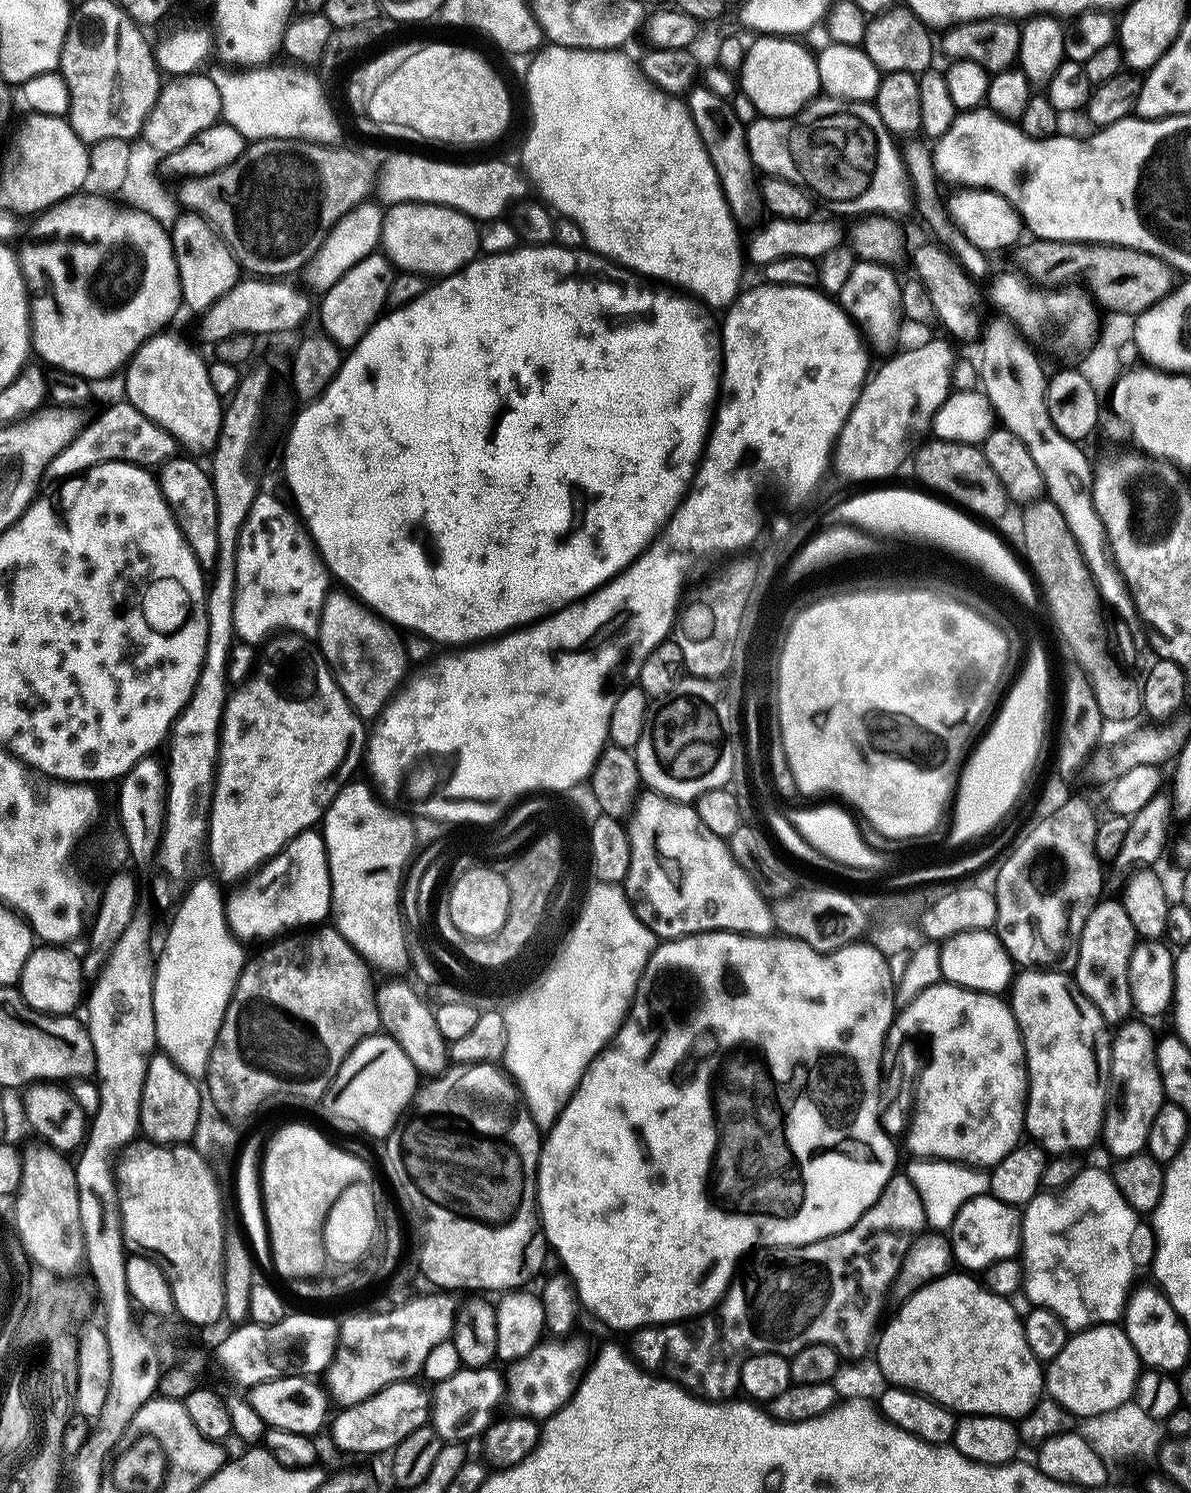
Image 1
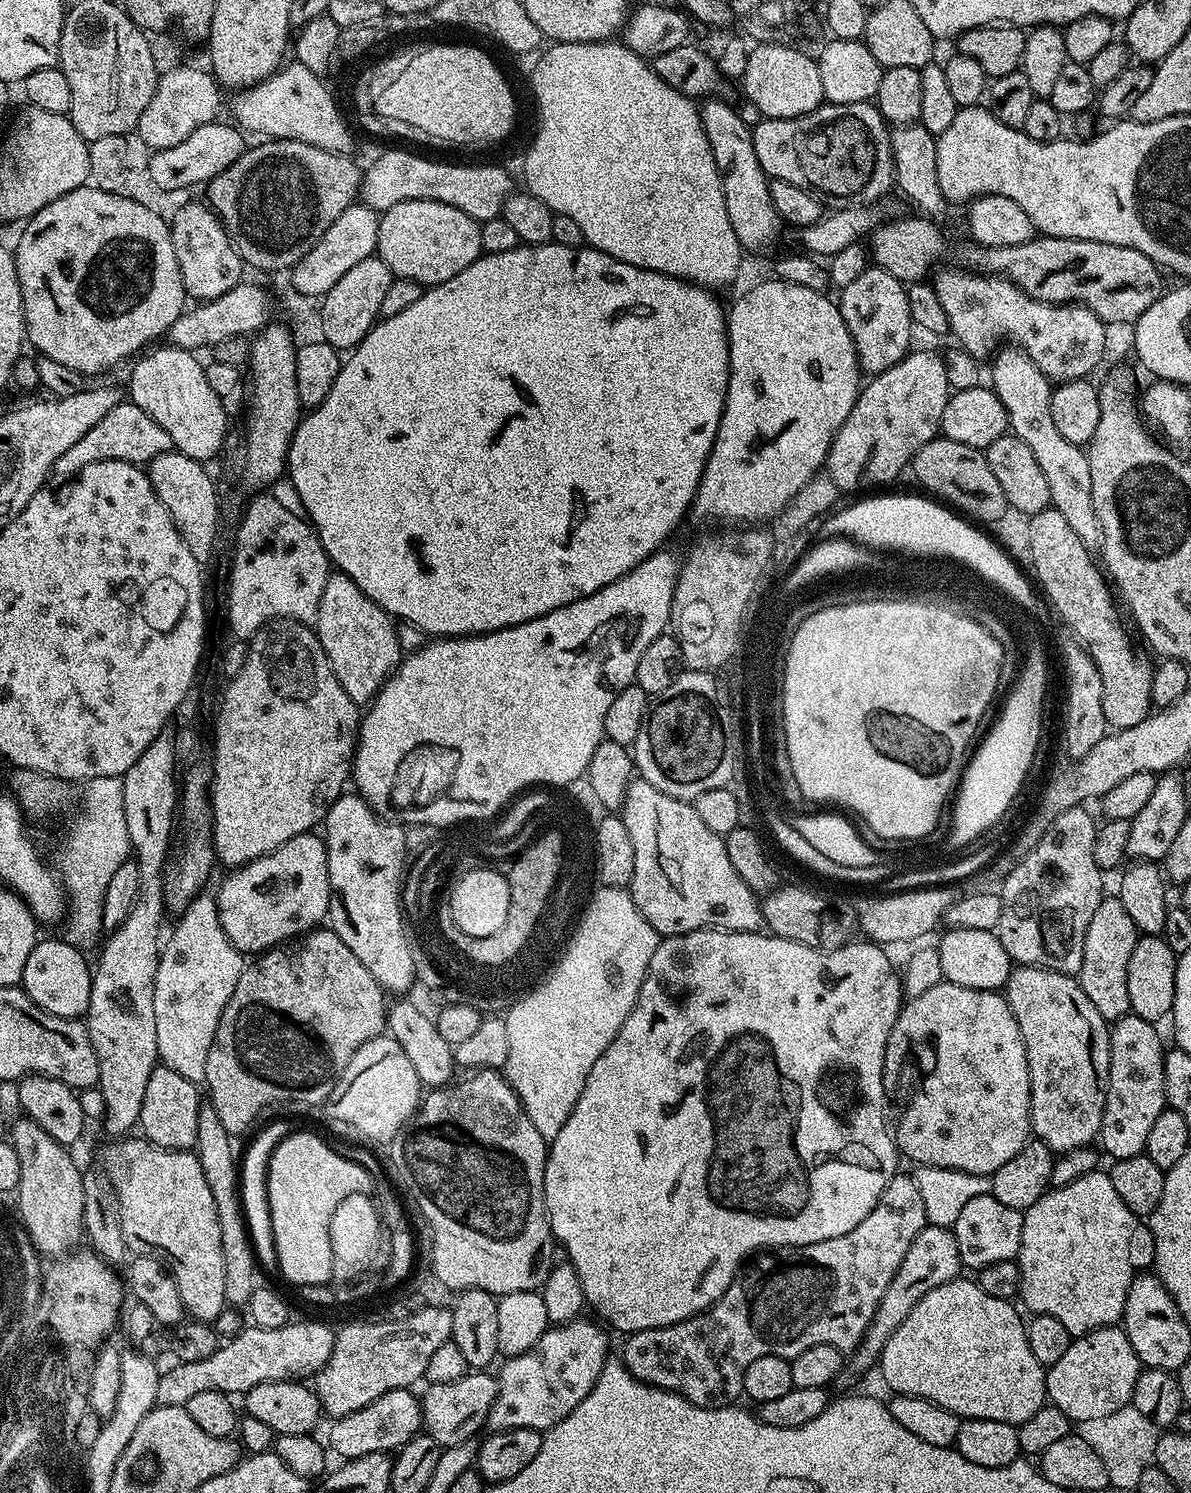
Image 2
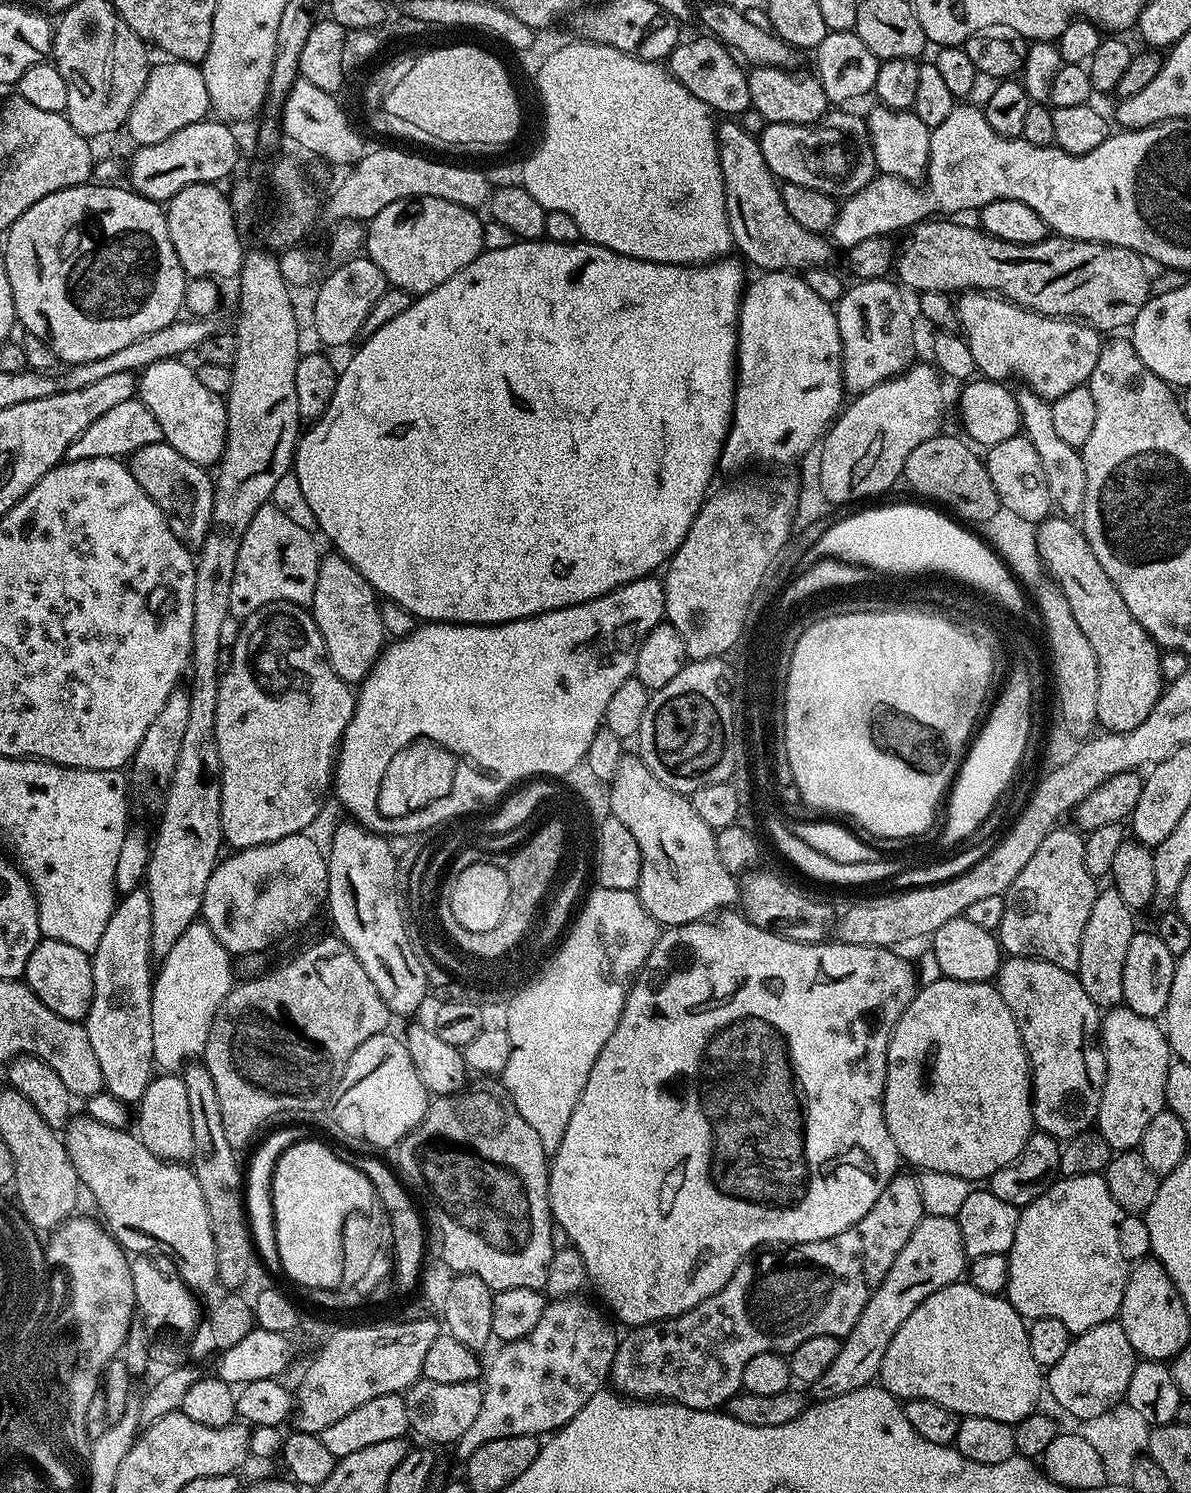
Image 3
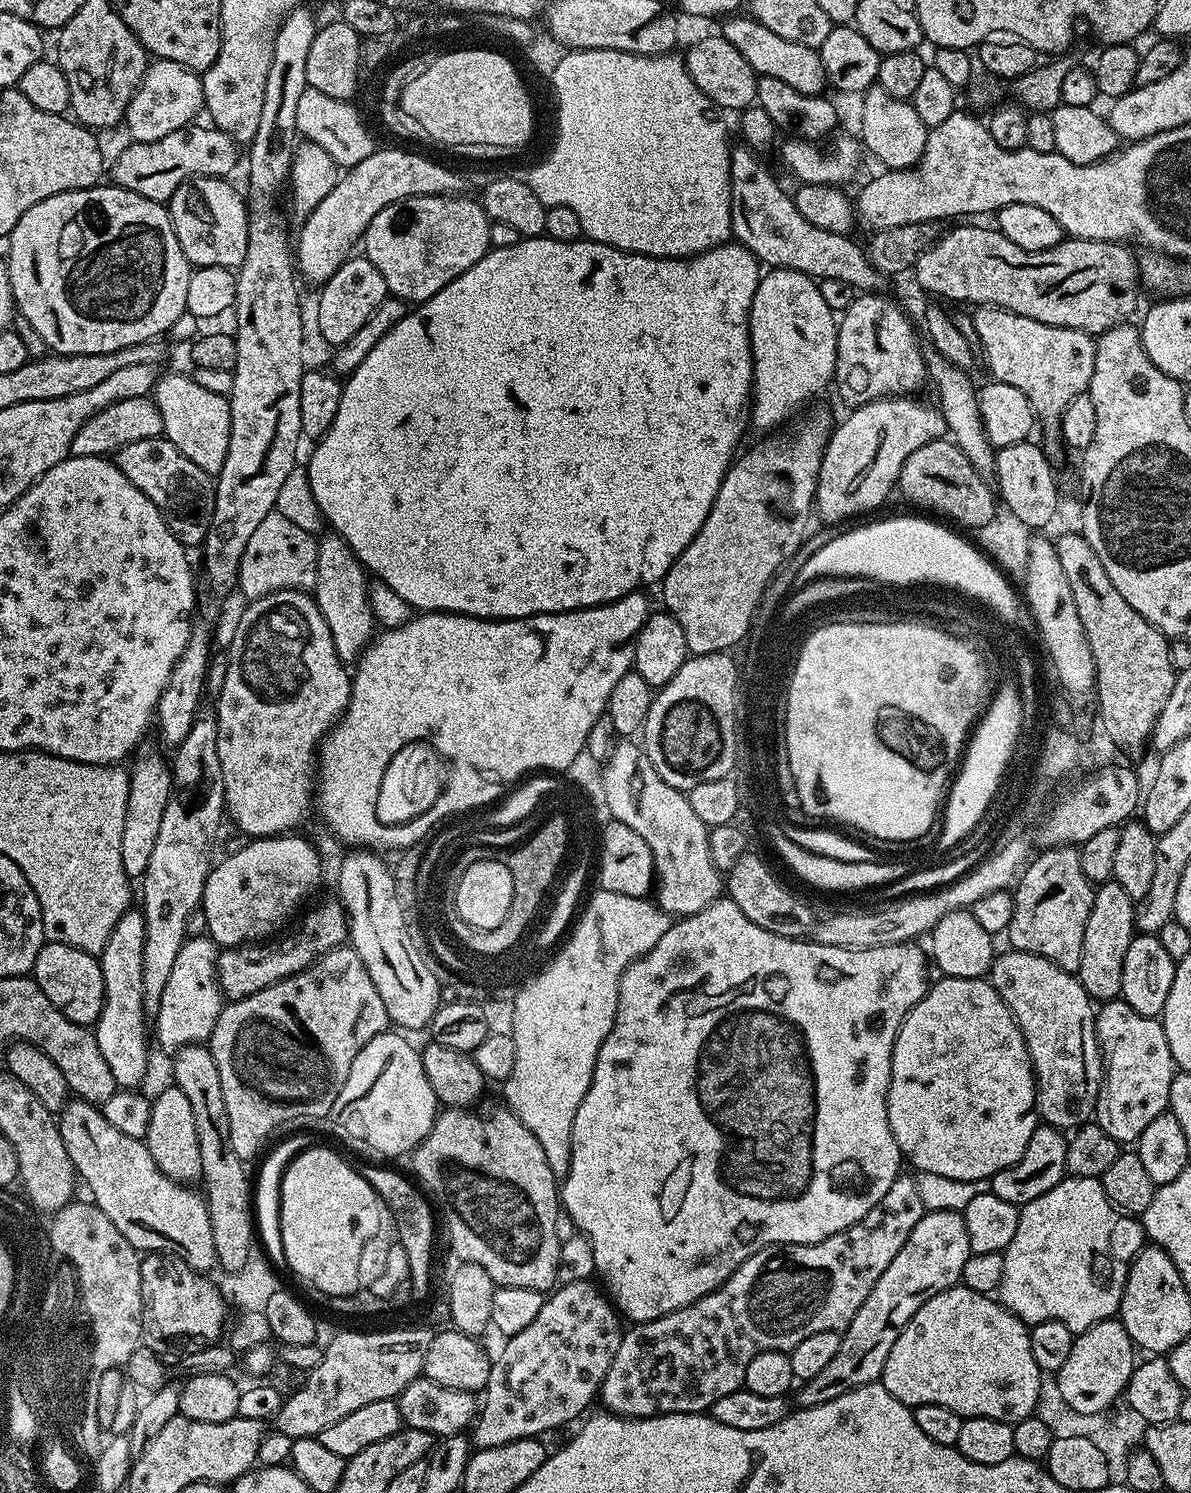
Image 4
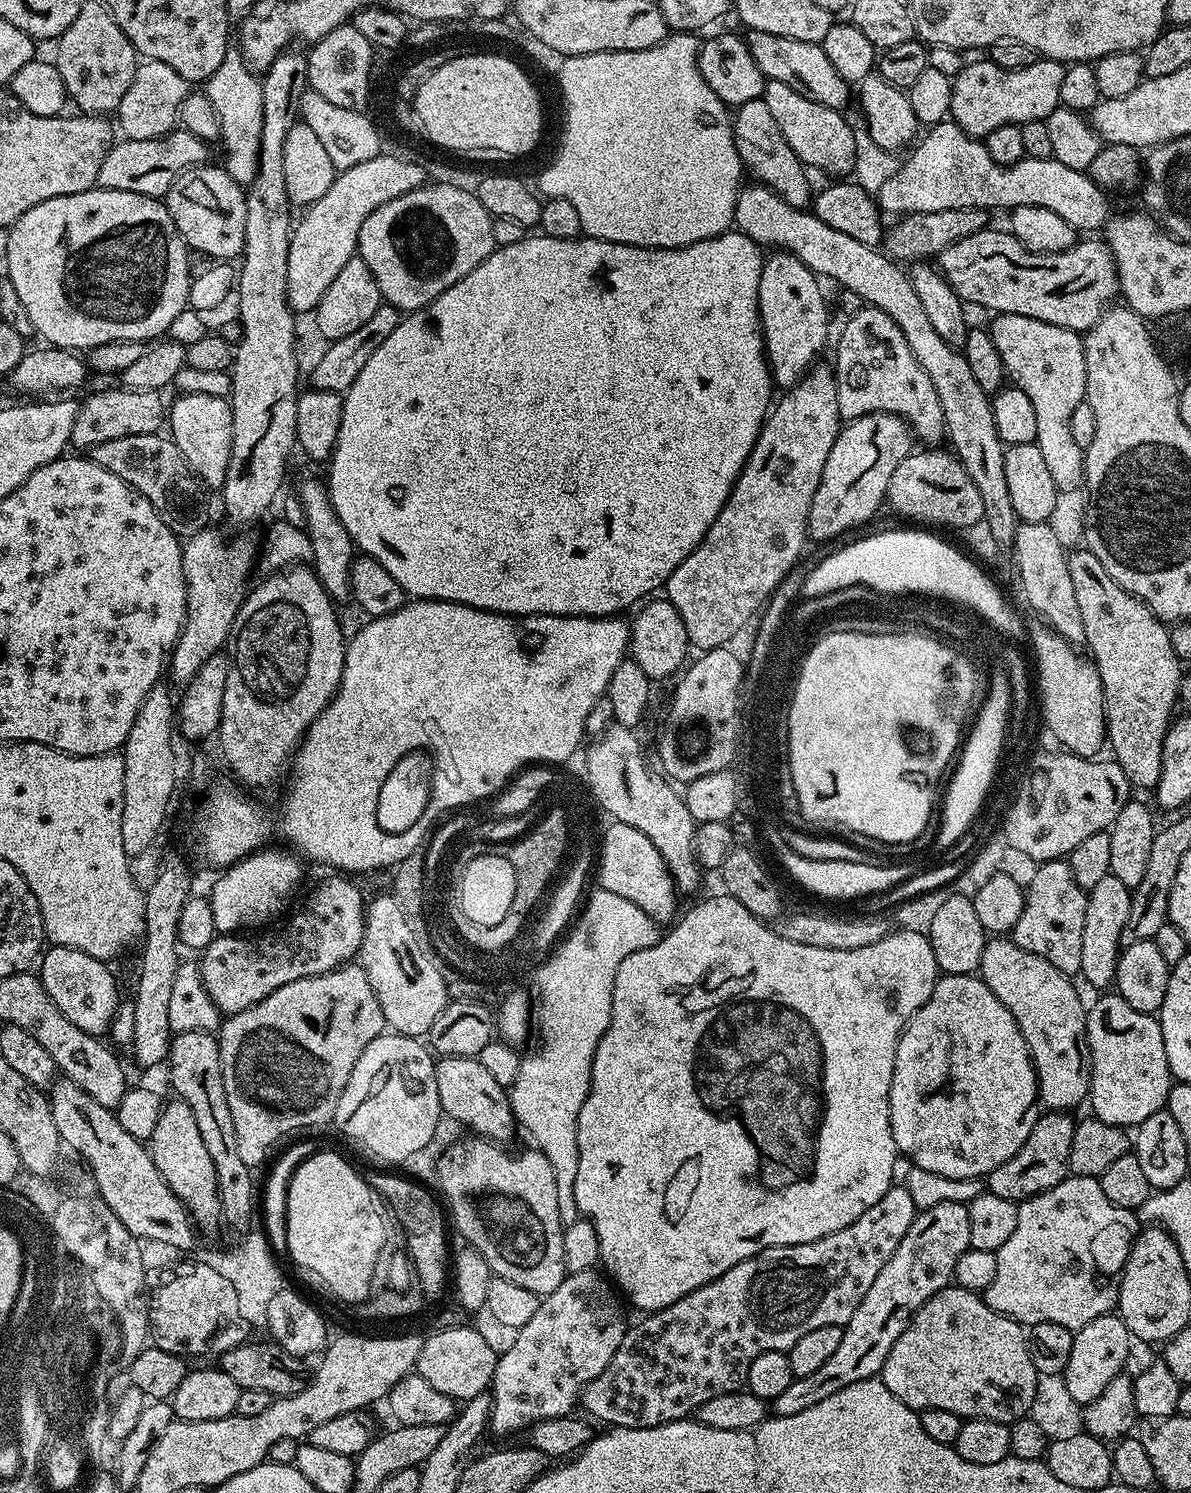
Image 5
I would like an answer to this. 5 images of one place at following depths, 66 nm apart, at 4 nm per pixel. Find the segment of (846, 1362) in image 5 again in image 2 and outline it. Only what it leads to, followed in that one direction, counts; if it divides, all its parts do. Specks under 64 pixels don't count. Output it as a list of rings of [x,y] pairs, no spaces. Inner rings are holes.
[[[924,1227],[914,1238],[914,1242],[910,1242],[910,1250],[906,1250],[906,1258],[902,1258],[902,1266],[898,1266],[870,1326],[864,1331],[856,1351],[851,1353],[850,1368],[856,1372],[864,1372],[867,1368],[875,1369],[886,1342],[906,1318],[908,1311],[930,1290],[957,1279],[961,1272],[958,1242],[954,1234],[946,1228]]]

